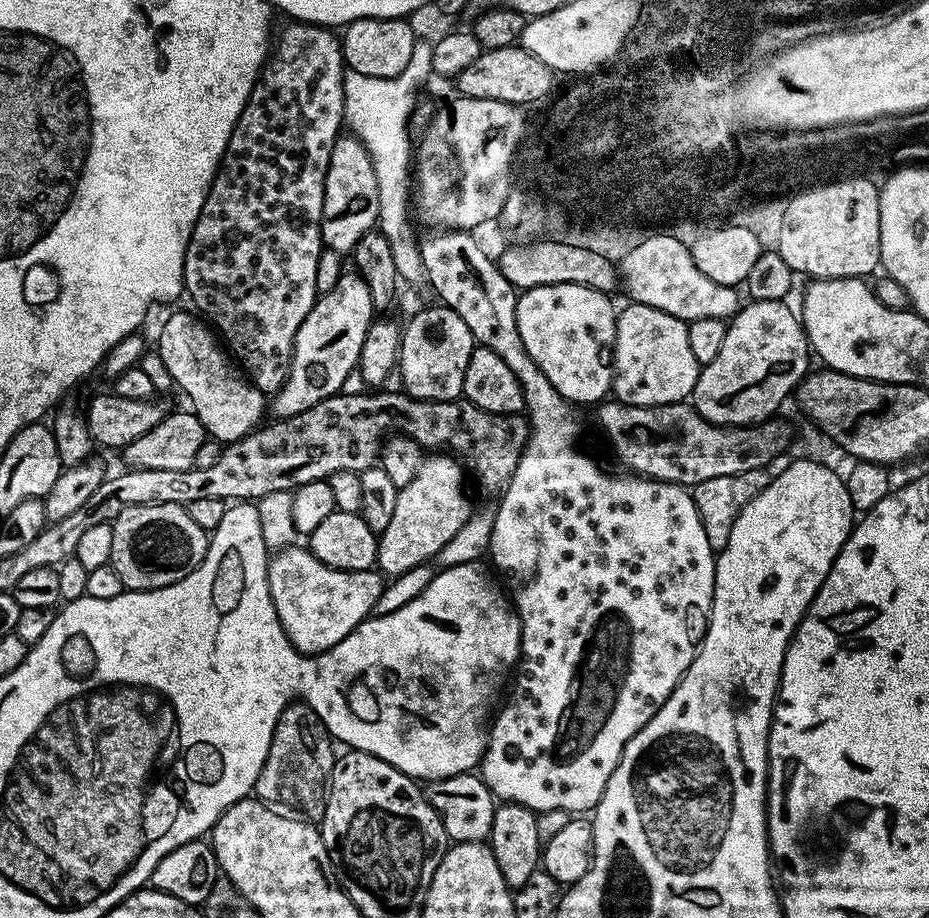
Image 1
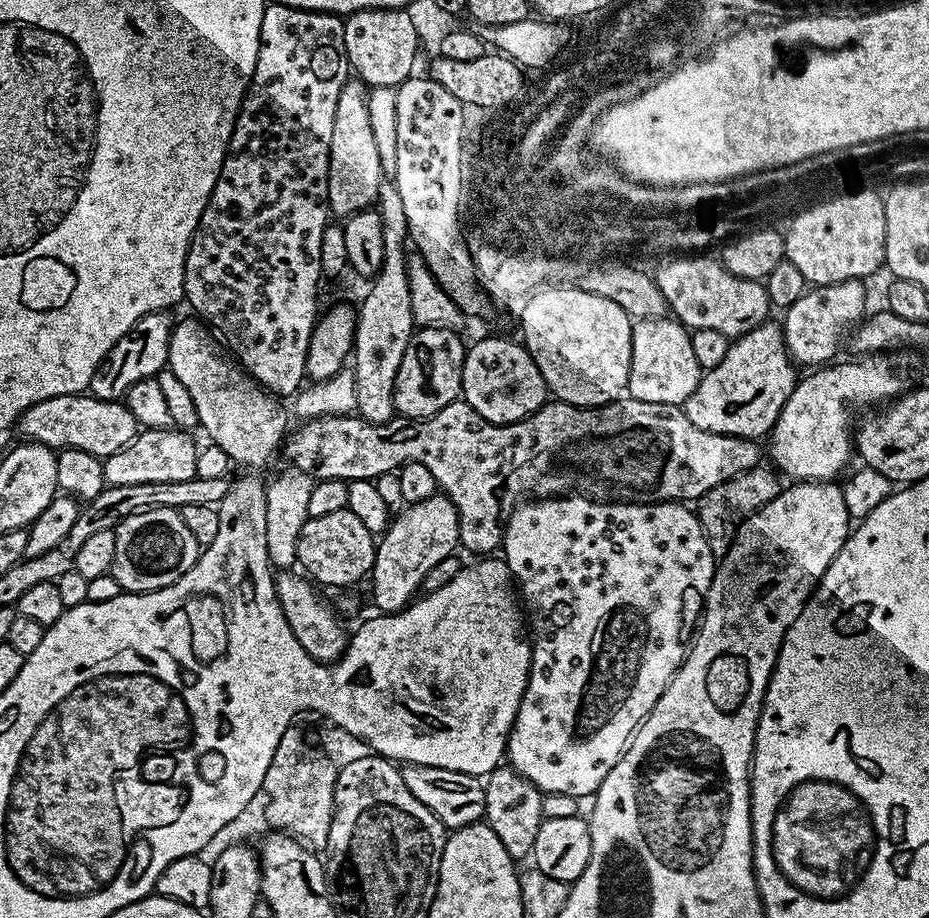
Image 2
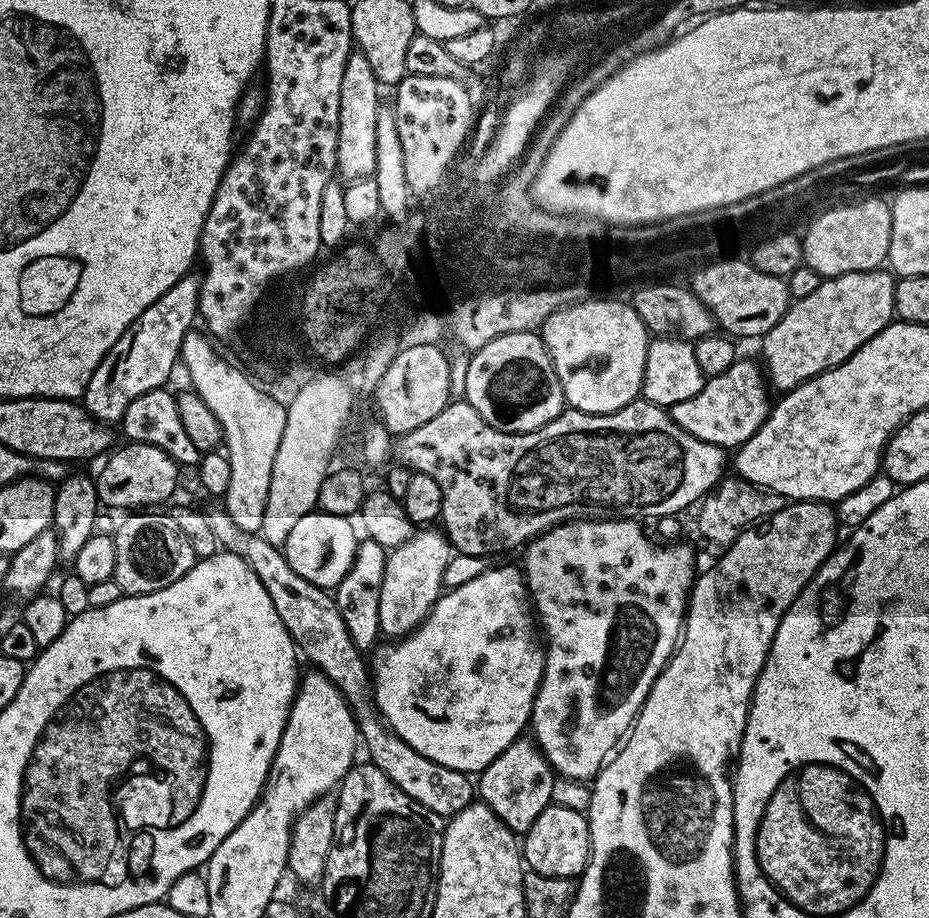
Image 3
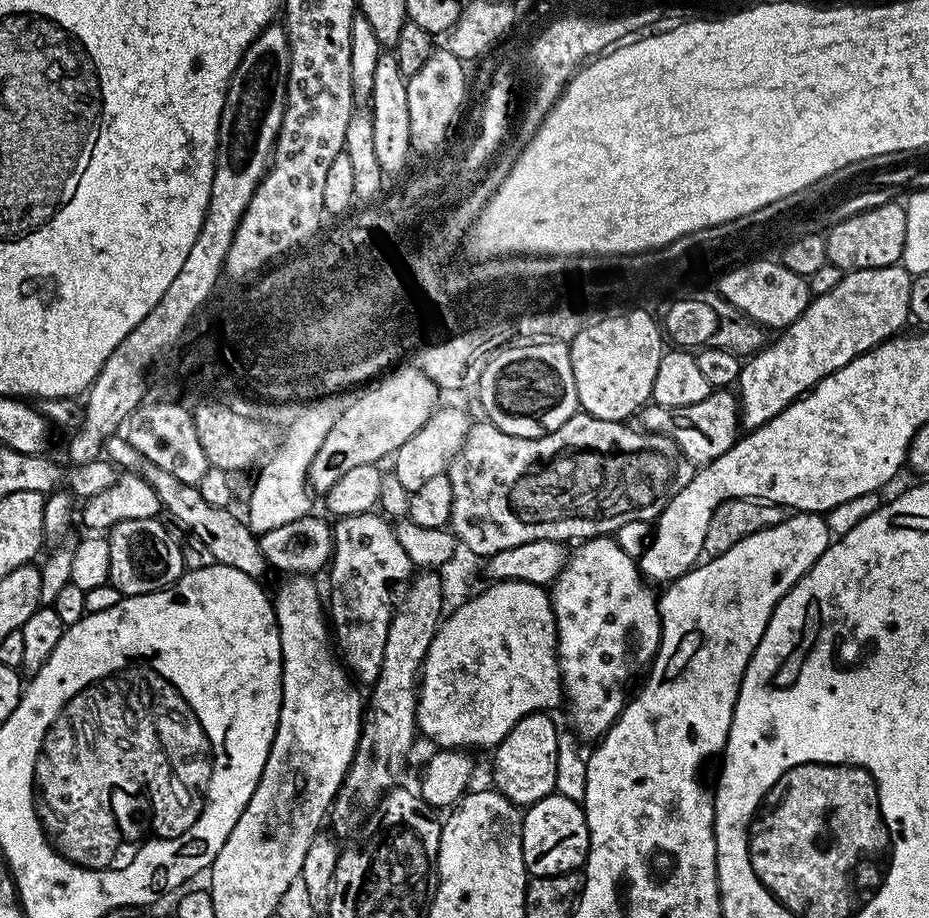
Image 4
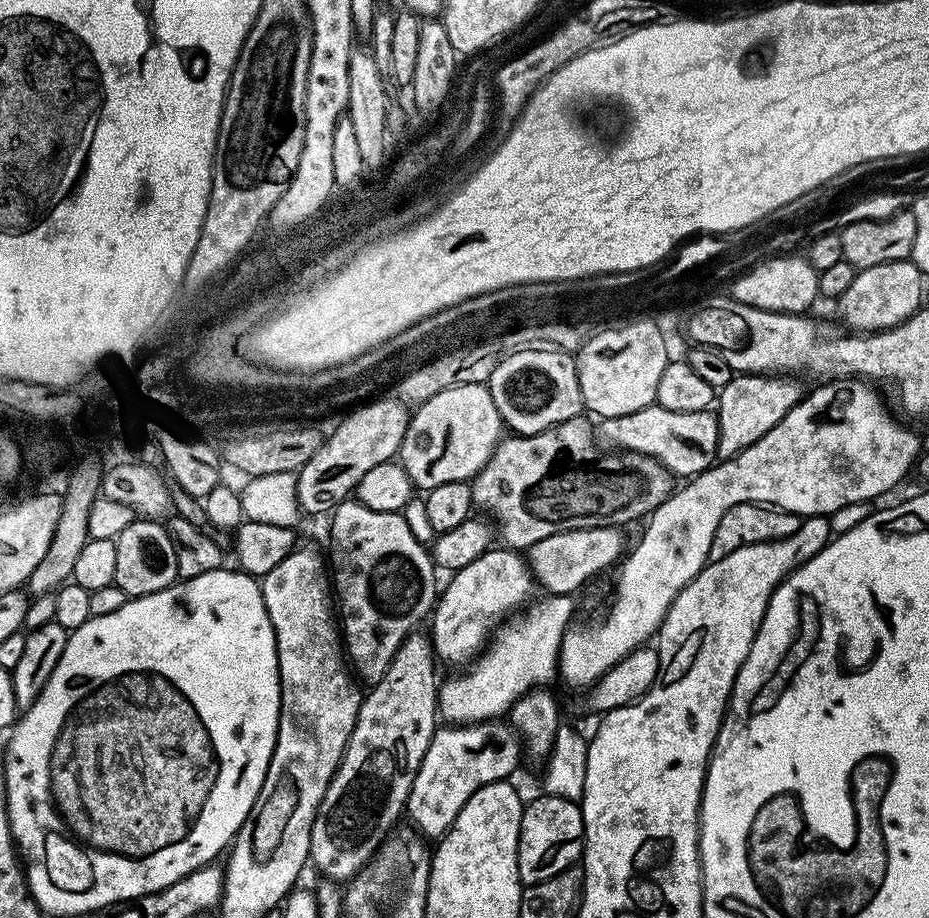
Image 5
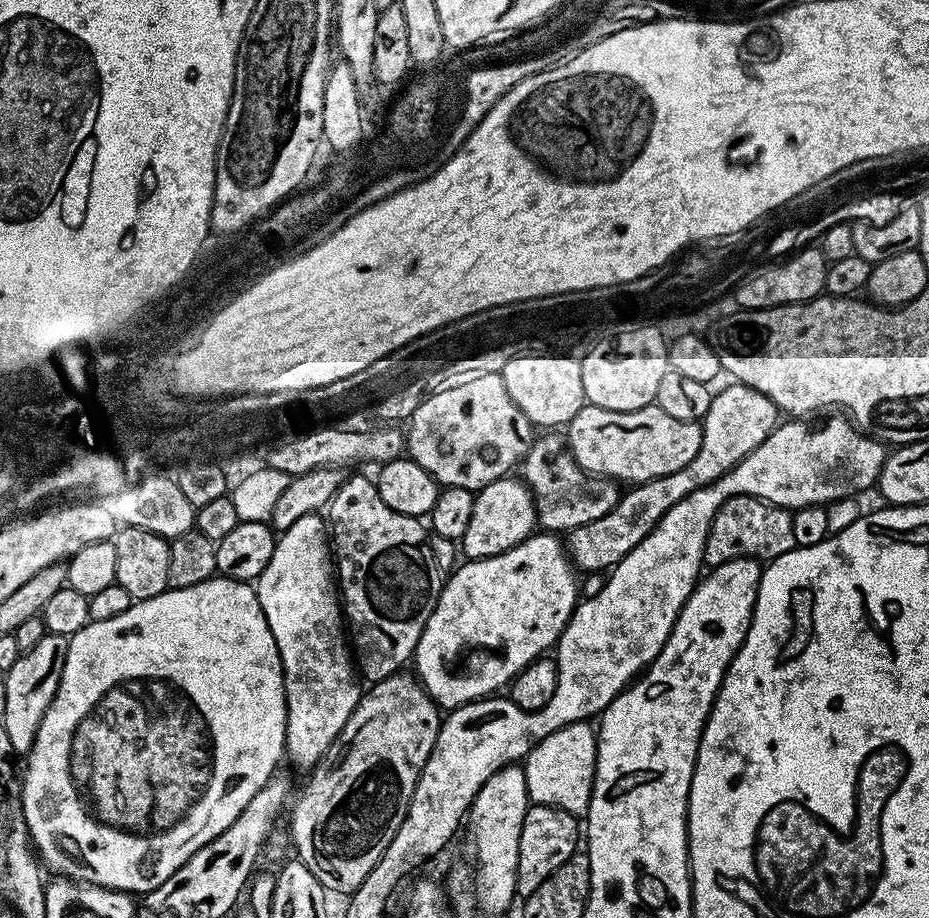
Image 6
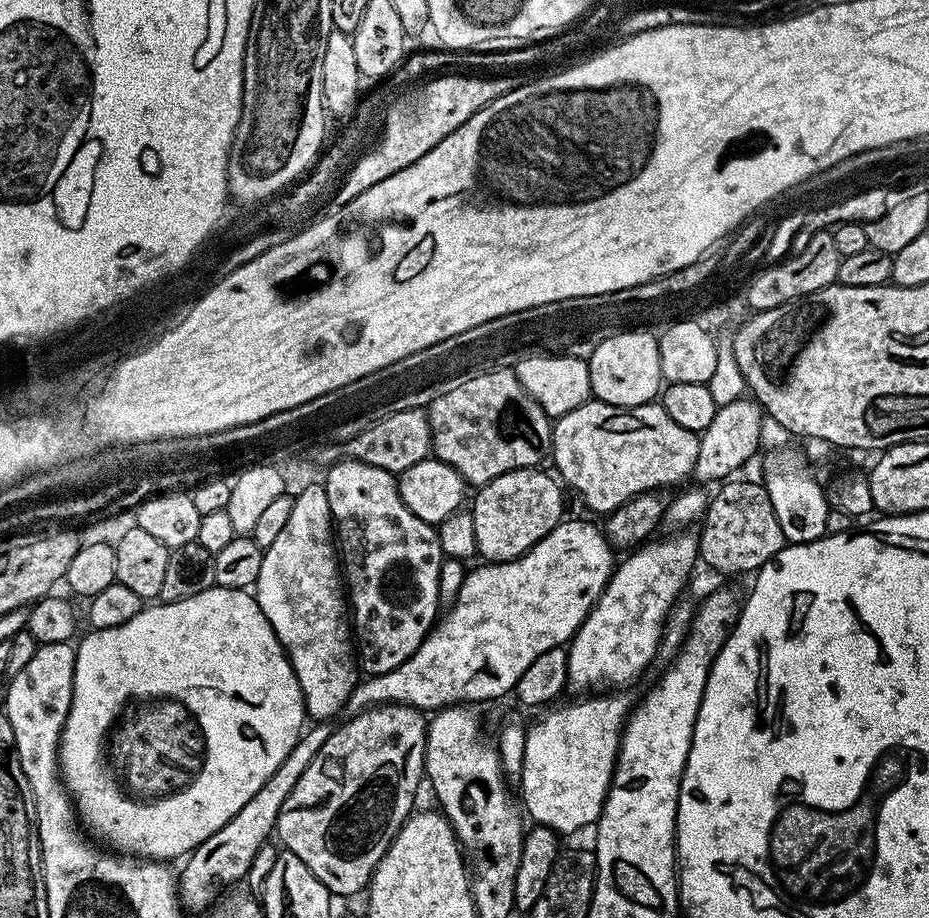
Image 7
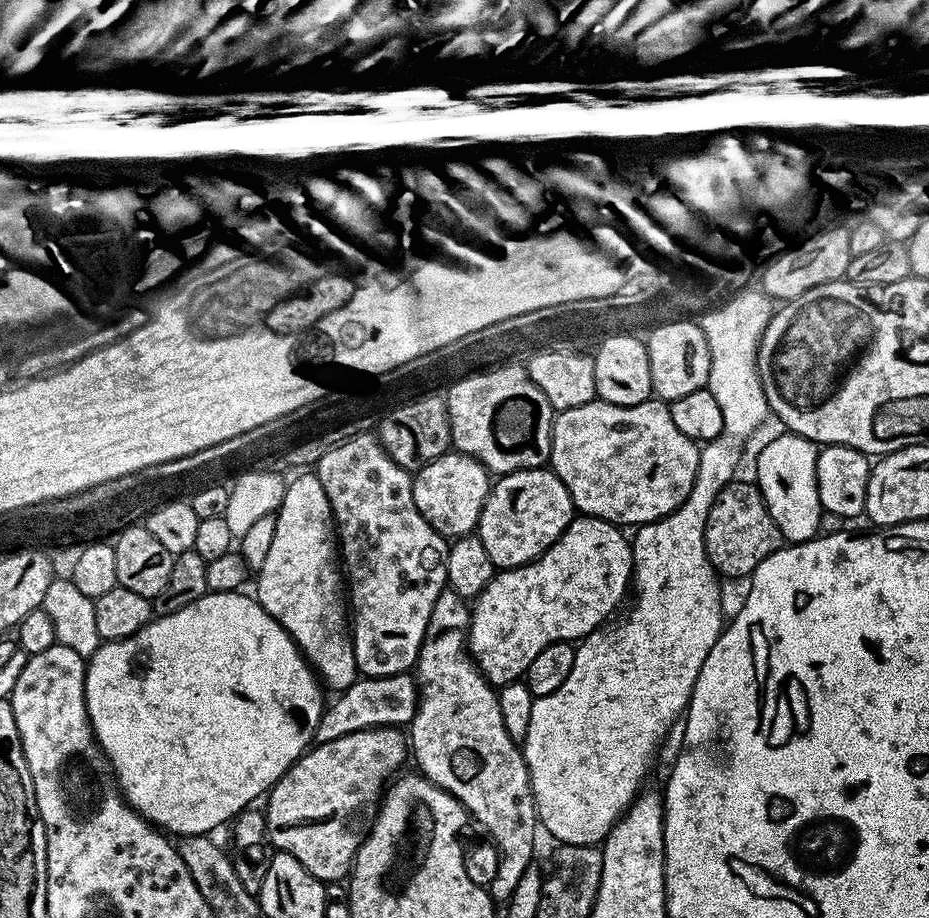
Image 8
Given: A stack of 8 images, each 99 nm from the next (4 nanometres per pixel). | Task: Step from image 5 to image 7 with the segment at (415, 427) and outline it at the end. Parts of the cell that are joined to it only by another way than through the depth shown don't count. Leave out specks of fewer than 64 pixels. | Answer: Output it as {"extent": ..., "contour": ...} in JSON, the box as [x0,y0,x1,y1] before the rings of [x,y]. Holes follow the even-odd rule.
{"extent":[426,368,551,488],"contour":[[[500,368],[494,372],[480,373],[474,378],[450,386],[431,401],[426,411],[432,430],[433,455],[458,470],[467,485],[474,484],[474,487],[481,488],[512,468],[537,467],[551,453],[551,419],[538,402],[526,394],[513,369]]]}

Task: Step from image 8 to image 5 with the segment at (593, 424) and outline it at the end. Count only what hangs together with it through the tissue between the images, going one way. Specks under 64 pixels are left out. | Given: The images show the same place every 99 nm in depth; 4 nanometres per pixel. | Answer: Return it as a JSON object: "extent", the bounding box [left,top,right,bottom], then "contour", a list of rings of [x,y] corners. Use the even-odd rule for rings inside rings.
{"extent":[594,406,718,478],"contour":[[[653,406],[638,410],[634,414],[605,416],[595,425],[594,431],[597,441],[605,449],[652,456],[676,478],[697,476],[699,472],[712,467],[717,459],[718,422],[716,413],[712,410],[675,412]]]}

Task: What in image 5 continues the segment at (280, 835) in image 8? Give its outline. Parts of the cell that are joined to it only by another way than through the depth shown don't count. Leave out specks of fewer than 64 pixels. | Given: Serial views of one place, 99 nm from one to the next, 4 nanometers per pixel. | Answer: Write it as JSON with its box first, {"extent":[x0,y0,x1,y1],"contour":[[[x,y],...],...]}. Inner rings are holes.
{"extent":[308,630,438,882],"contour":[[[417,630],[405,638],[386,674],[382,674],[382,678],[371,685],[361,699],[356,725],[312,823],[308,854],[311,863],[316,863],[321,877],[347,882],[357,876],[375,856],[384,839],[397,827],[396,819],[405,815],[412,783],[438,727],[438,661],[432,650],[431,635],[424,633],[423,636],[422,633]]]}

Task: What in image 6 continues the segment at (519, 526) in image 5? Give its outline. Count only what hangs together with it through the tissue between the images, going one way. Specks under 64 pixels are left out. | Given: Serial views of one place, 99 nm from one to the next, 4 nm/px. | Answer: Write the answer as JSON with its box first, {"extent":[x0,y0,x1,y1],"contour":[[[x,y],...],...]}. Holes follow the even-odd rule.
{"extent":[522,434,622,534],"contour":[[[544,434],[544,437],[541,435],[532,441],[522,459],[522,479],[536,501],[539,527],[552,534],[564,534],[586,522],[594,522],[594,518],[602,518],[602,514],[610,514],[610,510],[619,503],[622,492],[616,489],[619,488],[617,481],[583,472],[576,465],[565,437],[552,435],[556,434]]]}

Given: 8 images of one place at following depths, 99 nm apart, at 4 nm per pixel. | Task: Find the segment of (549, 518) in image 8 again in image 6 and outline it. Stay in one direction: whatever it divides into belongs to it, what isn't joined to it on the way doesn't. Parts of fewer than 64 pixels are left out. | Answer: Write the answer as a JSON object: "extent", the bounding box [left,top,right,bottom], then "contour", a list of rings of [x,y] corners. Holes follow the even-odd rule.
{"extent":[462,479,538,560],"contour":[[[510,479],[494,480],[475,493],[474,514],[470,514],[470,526],[466,526],[466,534],[462,541],[462,552],[467,559],[481,560],[494,554],[502,554],[521,544],[527,536],[533,535],[538,521],[532,491],[523,479]]]}

